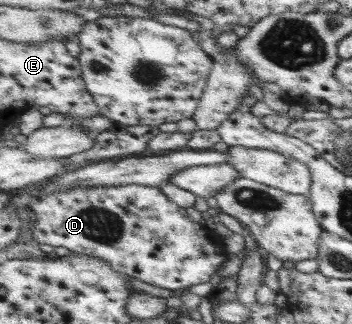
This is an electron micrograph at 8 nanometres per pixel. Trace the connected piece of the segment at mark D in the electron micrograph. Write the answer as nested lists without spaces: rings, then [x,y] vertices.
[[[89,185],[66,191],[45,193],[34,199],[31,209],[36,215],[32,236],[40,244],[65,247],[71,253],[84,254],[108,261],[116,273],[140,279],[170,291],[178,291],[210,282],[229,257],[224,240],[199,222],[192,221],[186,208],[180,207],[159,187],[147,185]]]

